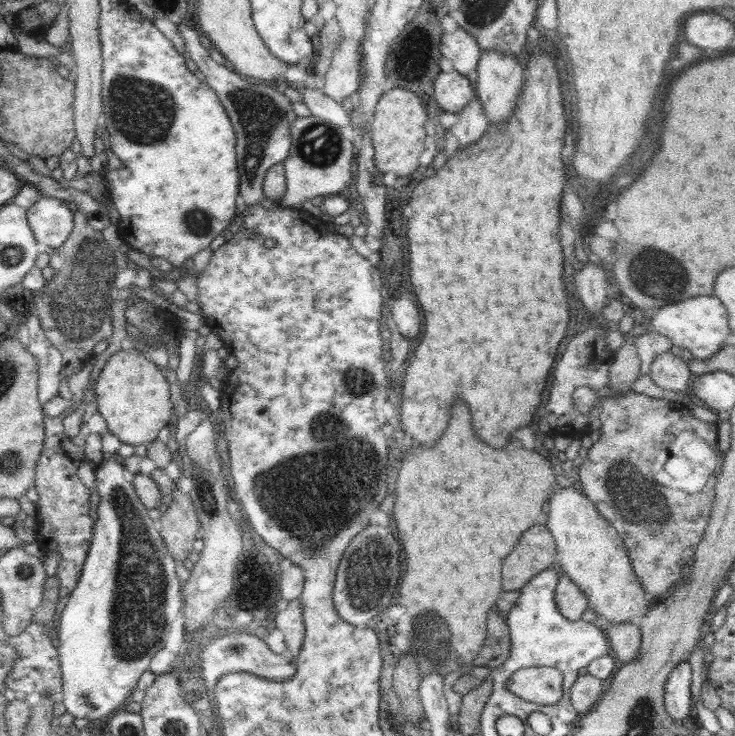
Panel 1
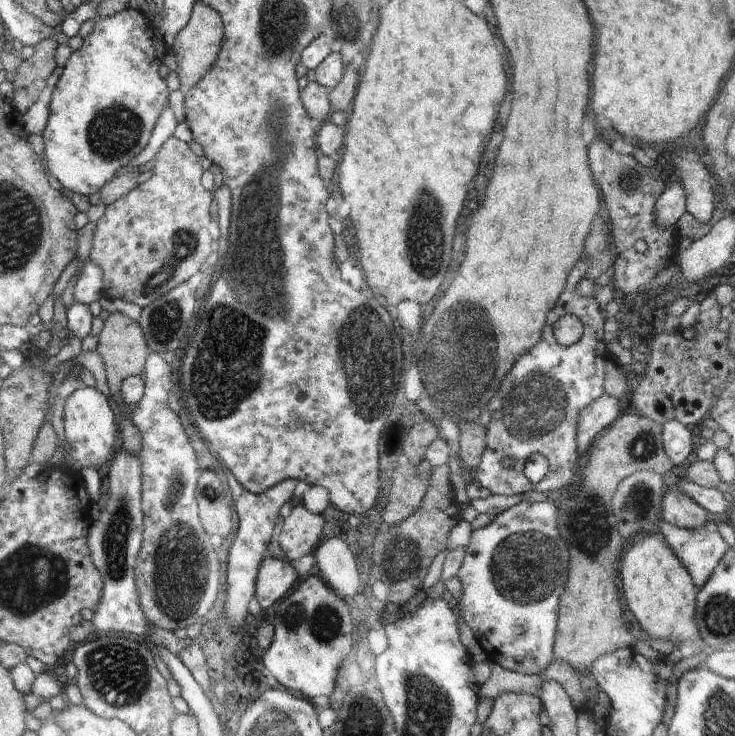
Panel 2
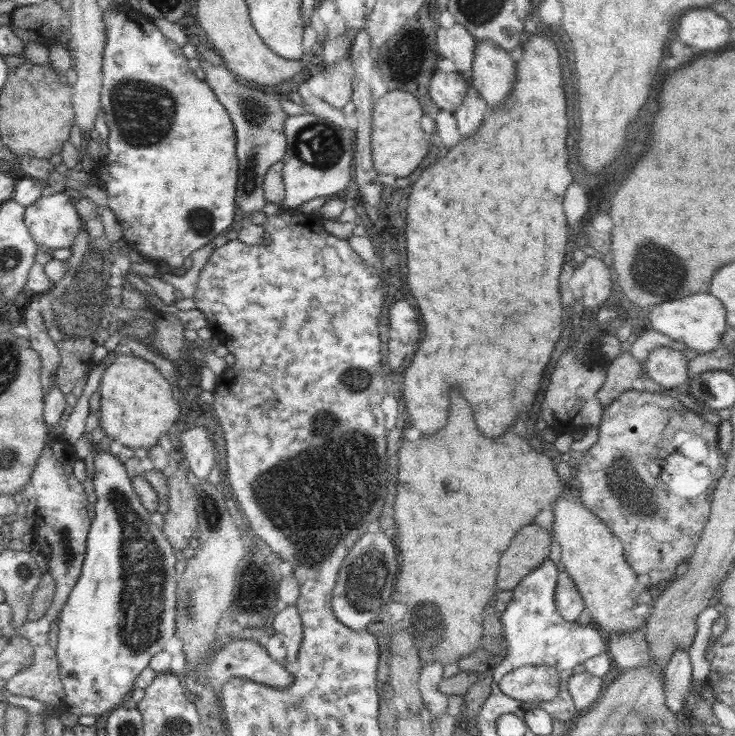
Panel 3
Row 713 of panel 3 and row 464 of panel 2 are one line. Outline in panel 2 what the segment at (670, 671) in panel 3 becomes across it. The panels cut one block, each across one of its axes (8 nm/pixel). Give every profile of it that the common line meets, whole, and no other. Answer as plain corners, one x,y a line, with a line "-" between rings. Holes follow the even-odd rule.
670,420
662,424
663,426
663,448
674,466
674,470
684,467
684,462
692,454
692,434
680,422

